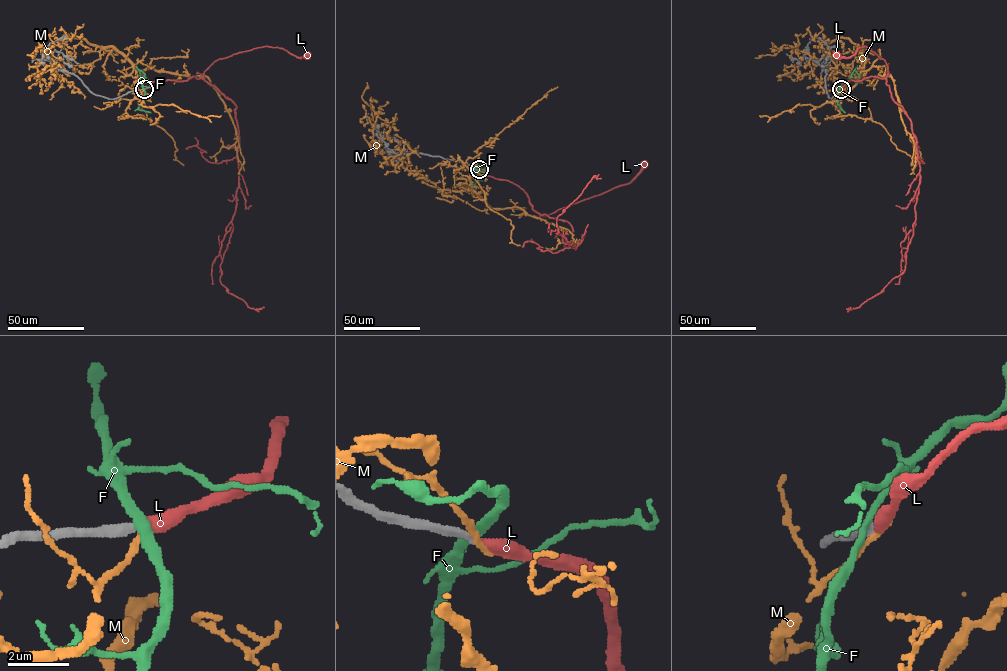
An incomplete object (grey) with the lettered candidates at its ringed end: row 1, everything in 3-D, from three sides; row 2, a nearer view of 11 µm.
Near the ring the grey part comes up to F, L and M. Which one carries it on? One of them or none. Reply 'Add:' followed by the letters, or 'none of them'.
Add: L

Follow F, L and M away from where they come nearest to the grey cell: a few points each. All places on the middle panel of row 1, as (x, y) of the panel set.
F: (479, 168), (480, 179), (474, 183), (476, 187), (471, 184)
L: (479, 169), (486, 175), (518, 185), (526, 194), (532, 209), (540, 216), (546, 216), (630, 182), (645, 165)
M: (479, 169), (471, 169), (470, 189), (449, 191), (385, 158), (362, 97), (367, 82)

